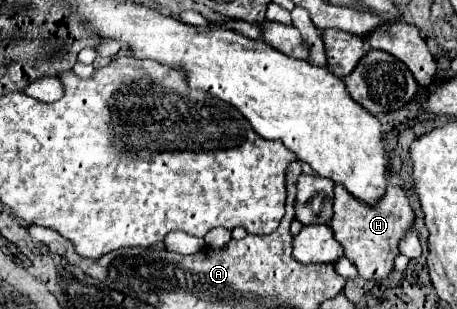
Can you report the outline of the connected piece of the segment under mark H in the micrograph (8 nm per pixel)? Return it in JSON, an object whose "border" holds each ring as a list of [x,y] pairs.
{"border":[[[386,172],[386,192],[376,204],[364,204],[356,200],[342,184],[334,186],[334,216],[330,226],[336,240],[344,246],[344,256],[358,268],[358,274],[366,280],[382,280],[394,270],[394,258],[400,254],[398,244],[404,240],[406,232],[414,228],[414,212],[400,186],[394,184],[392,174]]]}

